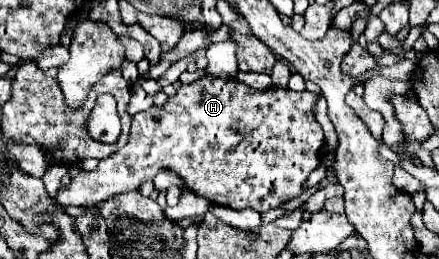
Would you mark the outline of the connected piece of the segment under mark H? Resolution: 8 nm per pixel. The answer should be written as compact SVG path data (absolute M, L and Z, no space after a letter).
M203 75L203 77L197 79L195 83L181 85L181 87L177 89L177 93L175 93L173 97L169 97L167 103L165 103L161 109L159 109L157 105L151 105L151 109L135 114L135 117L132 117L130 136L127 145L125 145L123 149L115 151L111 157L101 159L95 171L79 171L79 173L71 179L71 185L61 187L61 189L57 191L57 195L55 195L53 201L55 201L57 205L61 205L61 207L67 207L67 205L97 205L99 201L105 201L105 199L109 199L109 197L113 197L113 195L117 195L117 193L123 193L123 191L137 191L137 189L141 187L143 181L153 179L161 169L171 169L171 171L175 171L175 173L183 179L183 183L187 185L189 191L193 191L193 193L199 195L199 197L205 197L205 199L211 201L213 205L223 205L223 207L229 207L229 209L235 209L235 211L241 211L241 209L247 209L247 207L251 207L251 209L255 209L255 211L259 211L259 213L261 213L261 211L269 211L269 209L273 209L273 207L279 207L279 205L287 203L287 201L293 199L293 197L299 197L299 195L307 189L305 181L307 181L309 173L319 165L319 149L323 147L325 139L323 139L323 129L321 129L321 125L317 123L317 119L315 119L315 115L313 115L313 109L311 109L313 103L315 103L317 99L319 99L319 95L309 93L309 91L295 93L295 91L291 91L291 89L275 89L275 87L257 91L257 89L247 87L245 83L241 83L241 81L237 81L237 79L231 79L231 77L229 77L229 79L221 79L221 77L213 77L213 75Z

